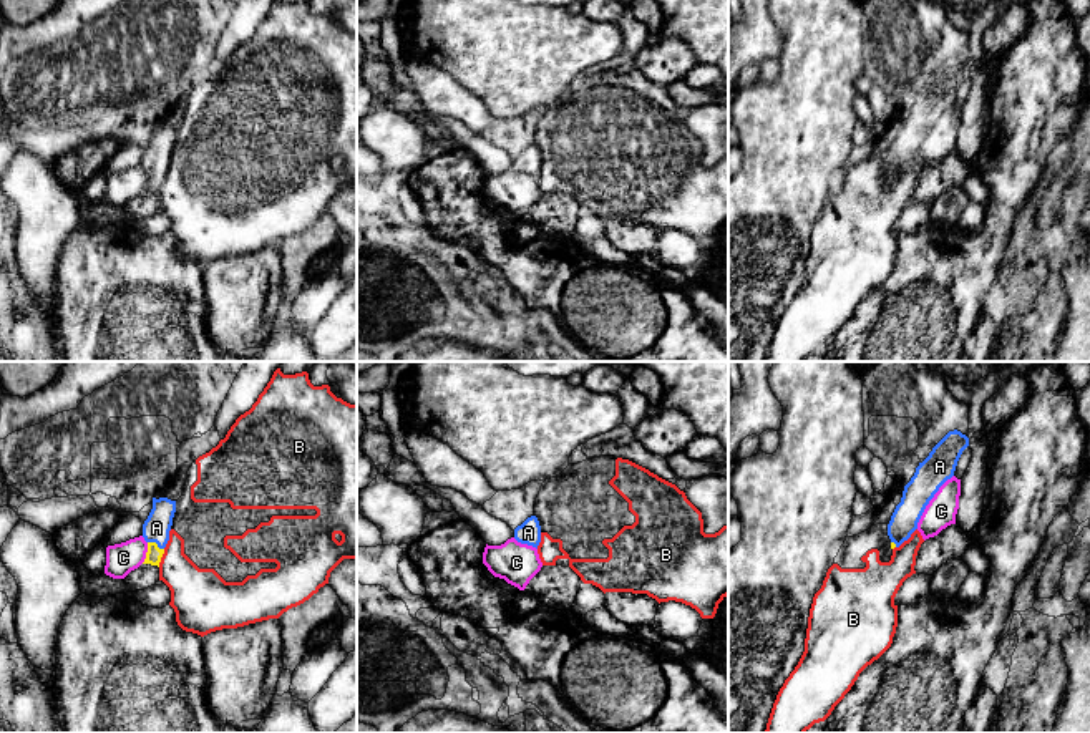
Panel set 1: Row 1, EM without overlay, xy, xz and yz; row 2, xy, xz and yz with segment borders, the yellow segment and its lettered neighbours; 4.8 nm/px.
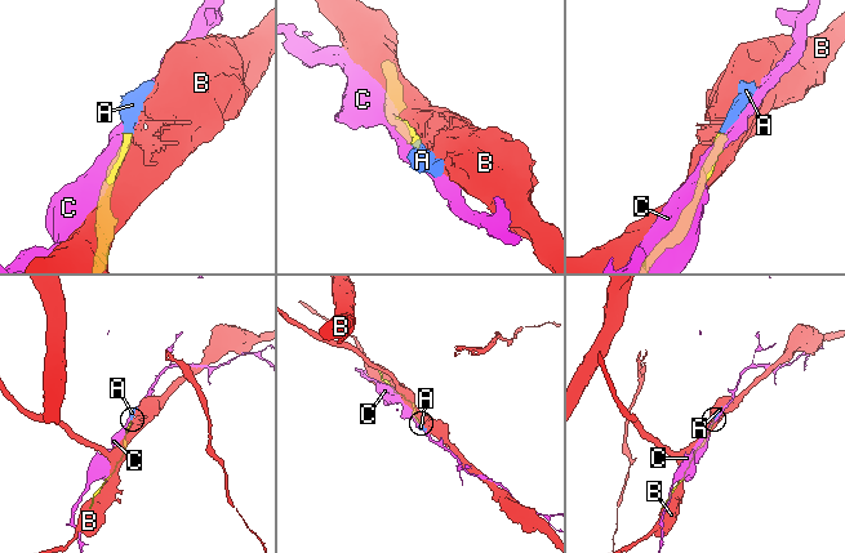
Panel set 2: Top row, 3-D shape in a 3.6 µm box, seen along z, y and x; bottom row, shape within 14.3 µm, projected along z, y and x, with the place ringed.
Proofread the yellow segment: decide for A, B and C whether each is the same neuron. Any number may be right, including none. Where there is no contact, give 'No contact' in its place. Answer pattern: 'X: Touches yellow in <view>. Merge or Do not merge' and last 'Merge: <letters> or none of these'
A: Touches yellow in xy. Merge
B: Touches yellow in xy. Do not merge
C: Touches yellow in xy. Do not merge
Merge: A

